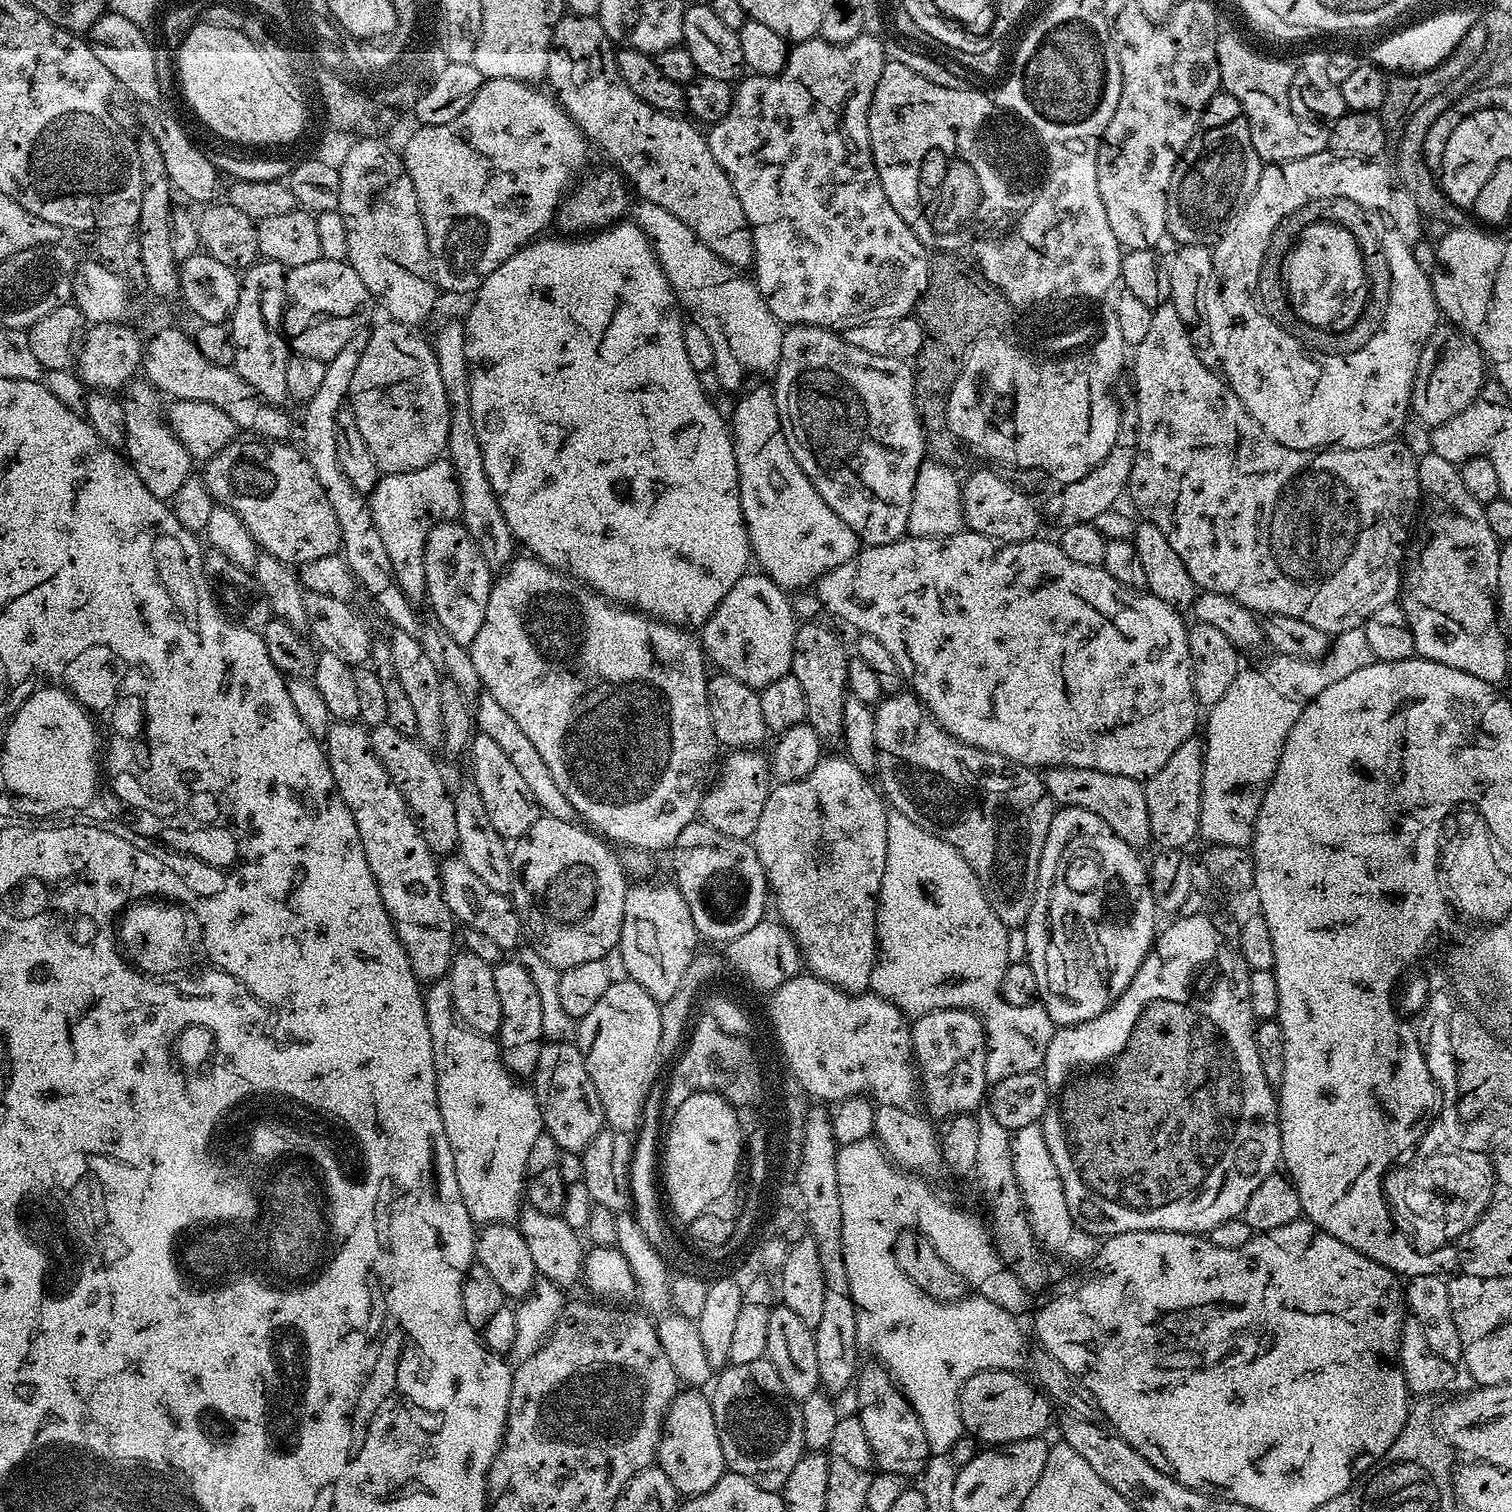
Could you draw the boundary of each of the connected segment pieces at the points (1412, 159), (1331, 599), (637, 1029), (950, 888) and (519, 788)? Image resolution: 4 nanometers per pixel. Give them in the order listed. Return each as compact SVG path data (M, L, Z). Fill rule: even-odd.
M1443 95L1432 98L1430 102L1423 104L1407 120L1407 124L1400 132L1396 142L1398 144L1396 146L1397 173L1395 172L1395 175L1401 187L1406 189L1407 193L1410 194L1410 198L1417 203L1421 216L1425 218L1440 218L1441 220L1446 220L1451 226L1458 226L1463 223L1463 209L1450 202L1448 196L1445 195L1440 187L1439 181L1435 178L1434 170L1426 166L1424 160L1424 148L1428 132L1433 128L1434 122L1436 122L1440 114L1449 111L1450 106L1446 99L1447 97Z
M1171 302L1152 309L1148 333L1143 342L1134 346L1133 352L1136 353L1130 356L1130 376L1132 372L1132 380L1136 383L1134 399L1138 410L1138 450L1134 458L1134 470L1130 470L1126 496L1132 499L1133 506L1144 515L1141 517L1147 523L1158 526L1158 530L1166 534L1166 542L1170 542L1178 558L1182 558L1186 570L1190 570L1190 578L1196 583L1197 589L1234 598L1234 602L1257 614L1299 618L1301 622L1307 622L1309 626L1329 634L1339 634L1363 626L1370 614L1374 614L1374 610L1393 603L1401 595L1400 582L1406 545L1422 500L1416 465L1418 456L1403 444L1403 439L1378 442L1365 448L1333 448L1311 452L1294 450L1274 442L1274 438L1270 438L1270 434L1258 426L1246 406L1242 406L1238 394L1234 394L1223 375L1206 367L1202 358L1198 358L1186 322L1182 322L1178 310L1174 310Z
M613 979L590 1014L580 1019L574 1043L584 1055L594 1090L598 1090L607 1127L632 1134L639 1129L650 1086L661 1075L662 1018L661 1005L646 989L637 980L623 979Z
M895 810L889 811L888 821L886 822L886 870L882 874L880 899L876 906L876 946L878 951L876 954L876 965L872 971L871 991L875 995L882 997L883 1000L890 1001L895 1008L900 1009L901 1012L912 1018L922 1016L926 1012L933 1012L939 1008L967 1008L968 1011L975 1012L983 1023L985 1036L988 1037L986 1074L989 1081L992 1082L1010 1078L1014 1074L1026 1074L1027 1072L1043 1069L1044 1055L1048 1049L1048 1043L1052 1041L1054 1031L1054 1025L1051 1020L1047 1018L1024 1020L1024 1015L1026 1015L1025 1009L1018 1006L1010 1006L1000 997L1002 974L1008 969L1010 963L1010 957L1008 957L1008 936L1010 936L1009 929L1005 928L1002 922L998 922L994 910L990 910L990 906L986 902L986 894L982 890L974 870L970 870L970 866L964 861L962 854L958 854L958 850L954 850L954 846L950 846L950 842L942 842L942 838L922 830L922 826L914 826L914 822L910 822L910 818L906 818L906 814Z
M477 731L472 738L471 752L472 768L476 771L474 779L482 796L482 803L486 806L491 825L506 841L519 840L526 834L526 830L530 830L530 826L534 826L534 822L542 814L534 794L526 786L525 779L521 777L517 767L510 762L504 750L489 735Z

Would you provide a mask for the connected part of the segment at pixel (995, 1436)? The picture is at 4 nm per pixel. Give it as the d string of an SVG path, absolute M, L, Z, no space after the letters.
M979 1371L963 1383L959 1392L959 1418L965 1431L979 1443L995 1446L1041 1437L1052 1416L1053 1407L1047 1395L1031 1381L1026 1382L1020 1374L1010 1371Z

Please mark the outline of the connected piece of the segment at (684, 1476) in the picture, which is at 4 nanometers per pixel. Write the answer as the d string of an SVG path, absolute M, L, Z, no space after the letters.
M680 1390L672 1399L672 1405L664 1416L664 1428L660 1431L660 1444L656 1448L656 1460L658 1467L664 1471L666 1478L674 1486L674 1490L681 1497L687 1498L704 1494L722 1478L726 1471L722 1458L722 1445L718 1442L718 1430L714 1426L714 1414L712 1413L712 1401L700 1390Z

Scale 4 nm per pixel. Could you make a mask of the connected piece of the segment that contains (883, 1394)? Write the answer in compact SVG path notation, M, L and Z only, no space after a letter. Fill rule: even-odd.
M871 1362L859 1369L854 1381L858 1415L862 1430L866 1432L866 1442L870 1444L875 1467L881 1472L893 1472L905 1478L916 1478L928 1466L930 1453L926 1442L926 1430L918 1422L918 1414L910 1406L900 1387L879 1362Z

